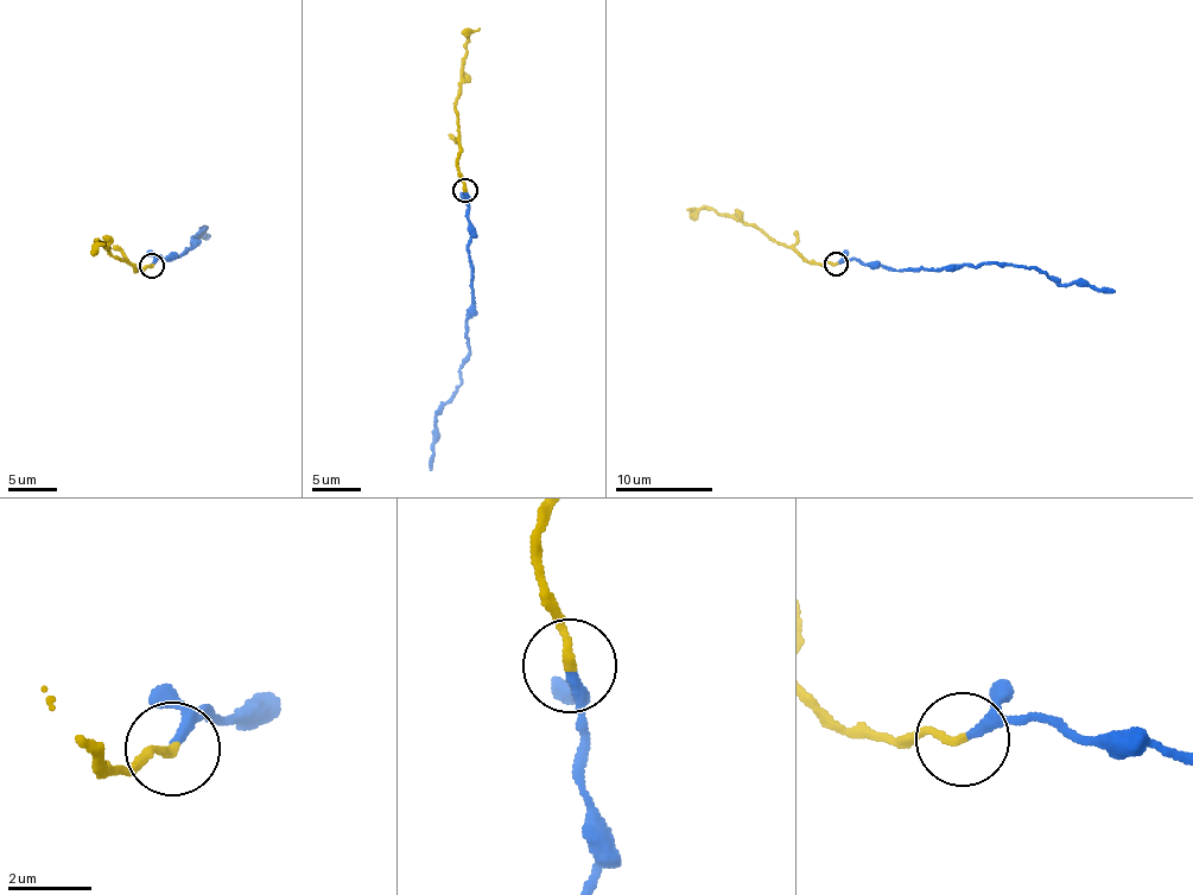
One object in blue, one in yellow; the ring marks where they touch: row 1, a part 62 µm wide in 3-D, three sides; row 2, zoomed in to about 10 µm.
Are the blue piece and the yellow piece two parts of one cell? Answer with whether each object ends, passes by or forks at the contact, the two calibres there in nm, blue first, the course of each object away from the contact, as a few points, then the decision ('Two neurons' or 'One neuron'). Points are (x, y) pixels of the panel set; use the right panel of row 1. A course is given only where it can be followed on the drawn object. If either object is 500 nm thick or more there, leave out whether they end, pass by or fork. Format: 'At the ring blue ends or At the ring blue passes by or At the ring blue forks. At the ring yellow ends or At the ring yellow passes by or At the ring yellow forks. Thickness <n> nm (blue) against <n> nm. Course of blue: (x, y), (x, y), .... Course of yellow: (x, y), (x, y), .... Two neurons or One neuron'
At the ring blue passes by. At the ring yellow ends. Thickness 180 nm (blue) against 180 nm. Course of blue: (836, 264), (860, 260), (889, 270), (941, 271), (1002, 262), (1035, 267), (1064, 283), (1114, 292). Course of yellow: (836, 264), (806, 262), (793, 249), (768, 240), (740, 219), (703, 208), (687, 209). One neuron

